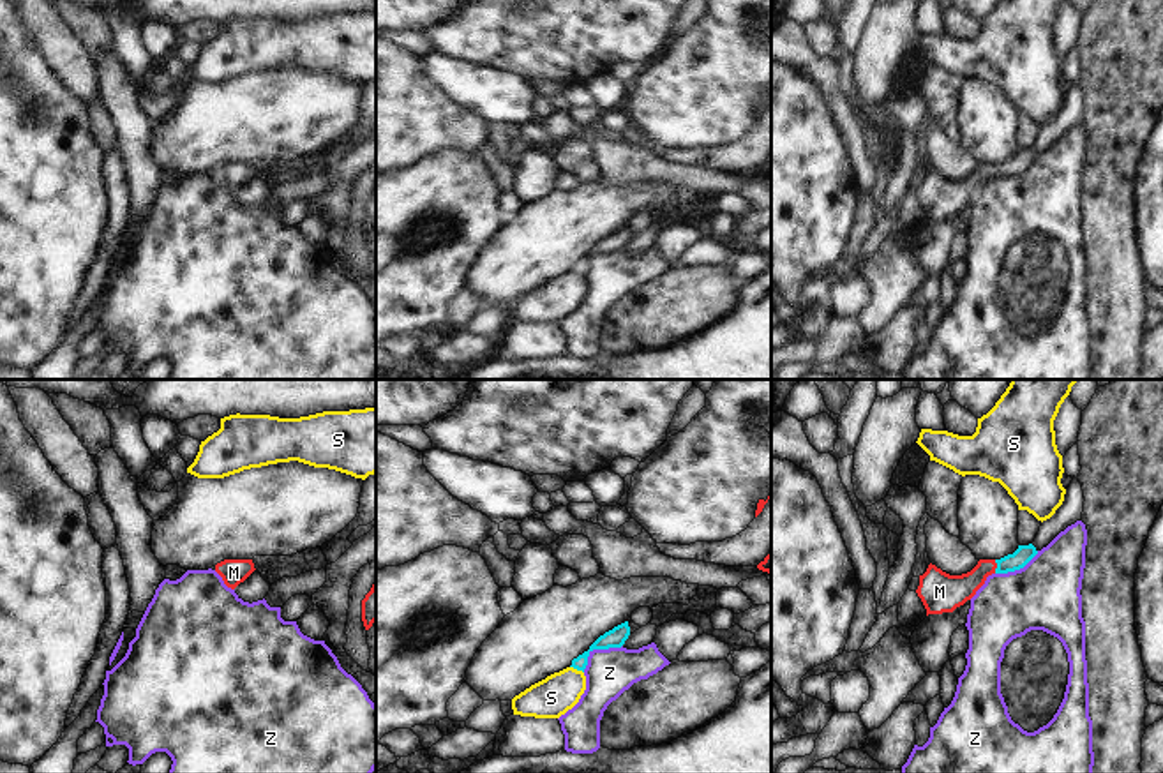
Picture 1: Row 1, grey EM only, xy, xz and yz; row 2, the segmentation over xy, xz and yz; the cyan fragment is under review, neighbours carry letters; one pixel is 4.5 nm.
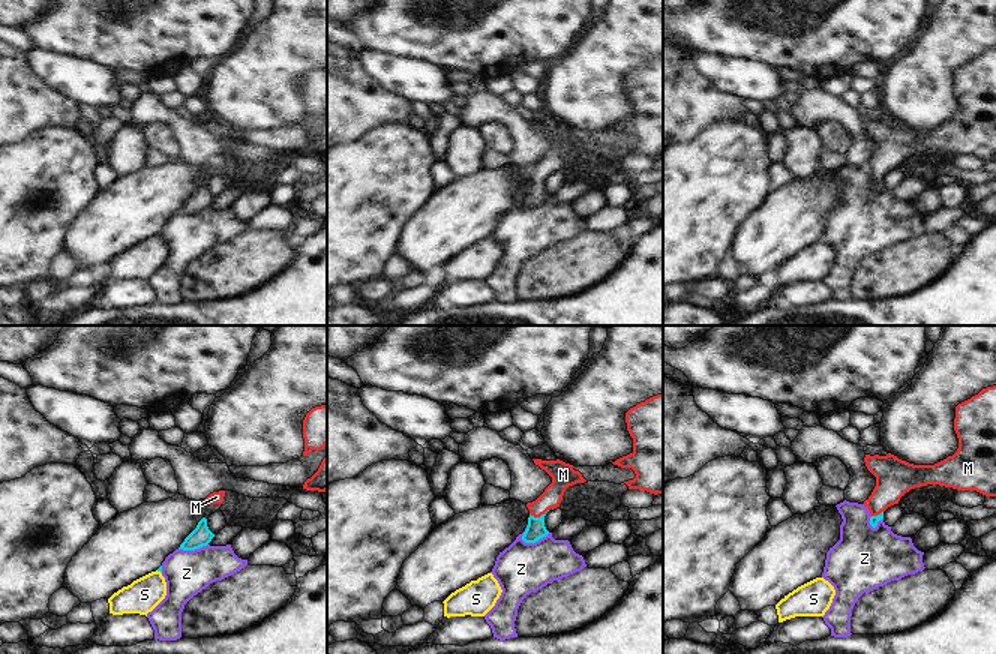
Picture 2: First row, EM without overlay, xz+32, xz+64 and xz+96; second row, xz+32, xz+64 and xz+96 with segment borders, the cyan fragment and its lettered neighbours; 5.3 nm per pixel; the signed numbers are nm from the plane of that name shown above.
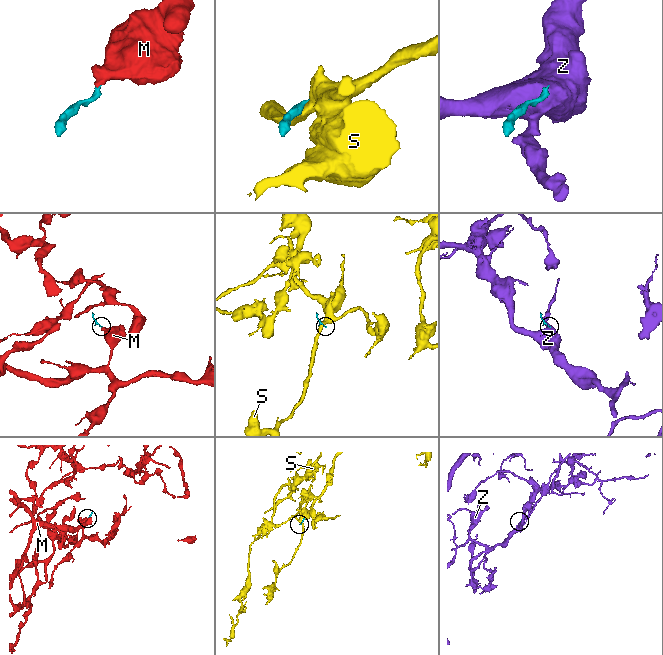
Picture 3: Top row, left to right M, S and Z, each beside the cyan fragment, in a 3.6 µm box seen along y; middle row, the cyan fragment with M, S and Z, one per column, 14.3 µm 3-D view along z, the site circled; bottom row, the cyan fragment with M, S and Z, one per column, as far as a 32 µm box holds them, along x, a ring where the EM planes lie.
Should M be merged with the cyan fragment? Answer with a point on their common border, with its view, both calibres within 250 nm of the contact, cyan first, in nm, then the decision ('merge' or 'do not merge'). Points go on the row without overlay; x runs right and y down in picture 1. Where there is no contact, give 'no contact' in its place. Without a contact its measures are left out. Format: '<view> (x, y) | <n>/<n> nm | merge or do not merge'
yz (997, 172) | 80/160 nm | merge

